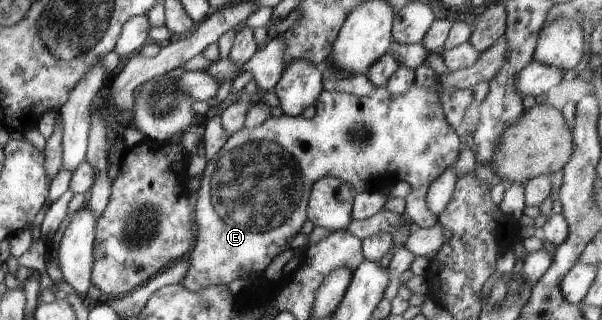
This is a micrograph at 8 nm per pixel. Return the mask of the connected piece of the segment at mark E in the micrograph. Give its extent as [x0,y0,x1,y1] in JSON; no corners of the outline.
[178,85,462,292]

